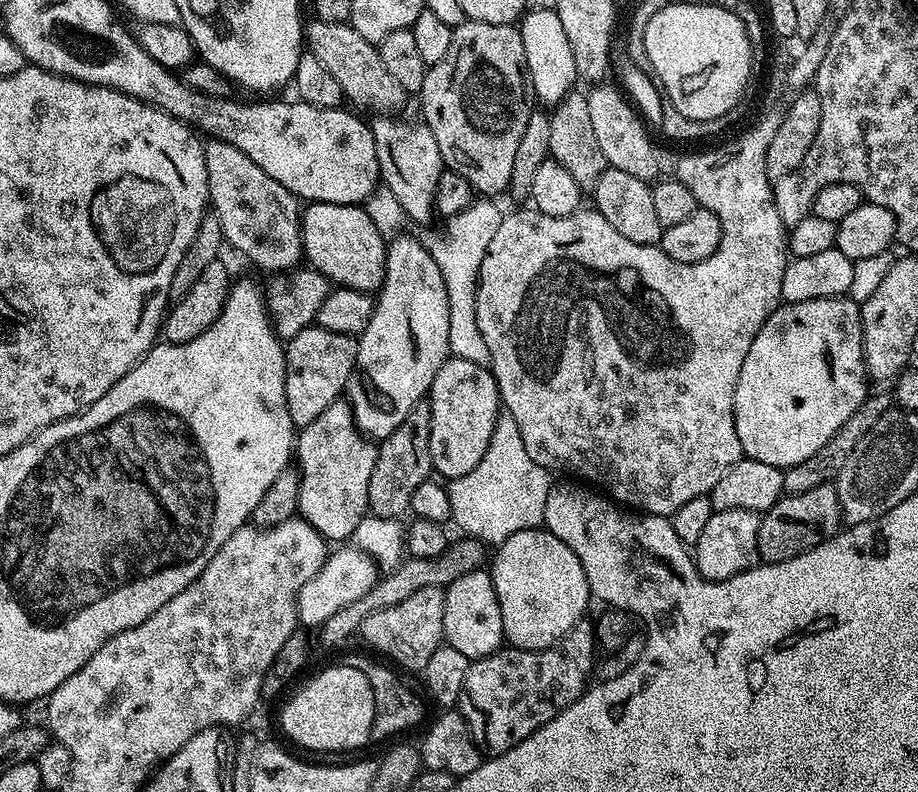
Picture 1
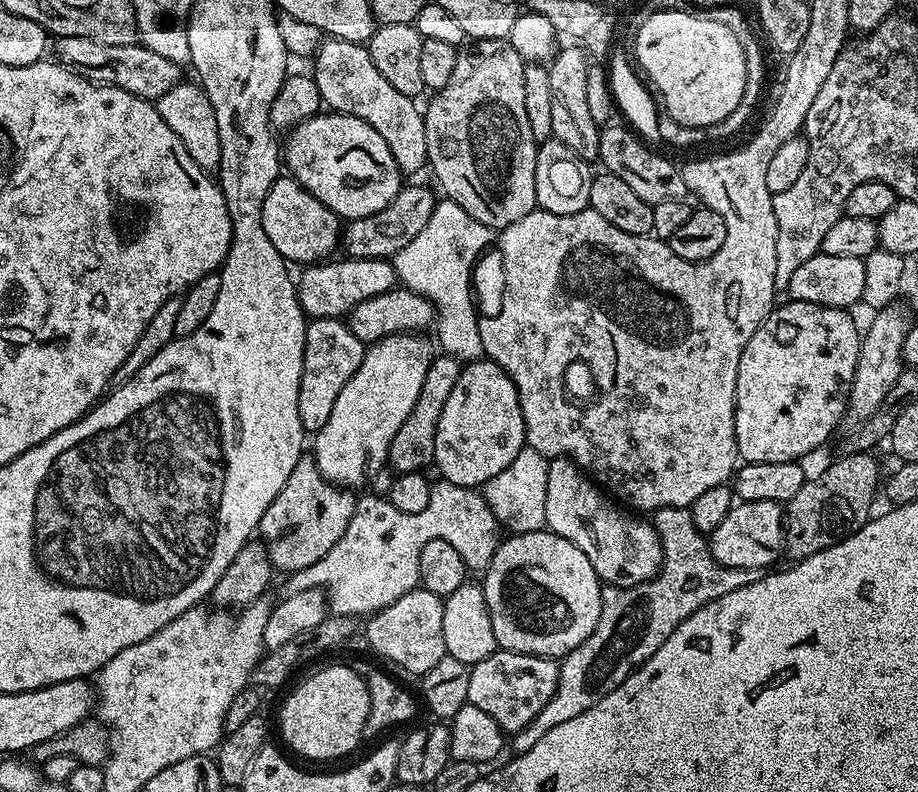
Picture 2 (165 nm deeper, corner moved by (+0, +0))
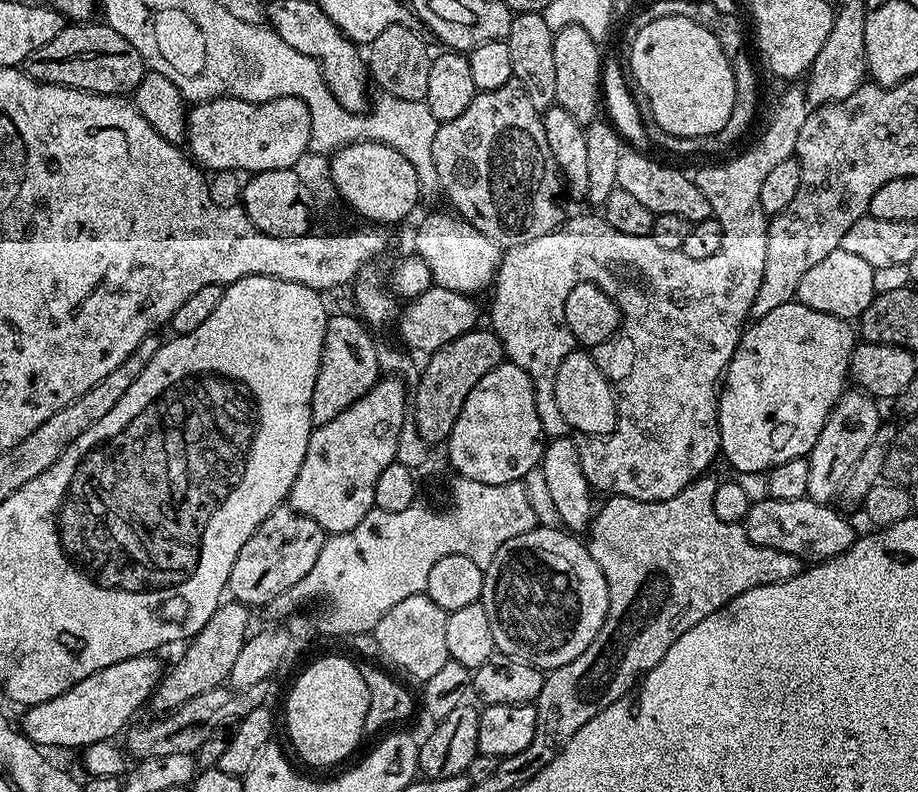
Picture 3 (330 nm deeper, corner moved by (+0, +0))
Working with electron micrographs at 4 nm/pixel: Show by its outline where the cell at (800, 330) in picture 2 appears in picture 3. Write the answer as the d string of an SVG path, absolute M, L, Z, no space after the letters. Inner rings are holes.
M799 302L778 306L776 309L770 310L770 314L766 314L766 318L752 320L745 327L743 334L740 336L738 346L730 358L728 370L724 374L722 387L718 392L718 403L720 406L720 451L723 459L728 459L728 464L732 467L732 470L736 472L767 473L775 468L777 464L790 462L799 456L807 457L808 453L812 451L812 447L818 442L818 434L822 434L822 426L826 426L826 418L830 418L834 406L846 391L846 385L850 380L852 351L855 350L857 343L857 333L849 321L839 320L837 316L831 316L830 314L822 314L818 310L810 310L810 306Z

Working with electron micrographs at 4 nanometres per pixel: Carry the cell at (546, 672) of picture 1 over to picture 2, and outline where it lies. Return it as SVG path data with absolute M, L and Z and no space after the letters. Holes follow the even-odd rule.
M497 650L490 654L490 658L482 658L482 662L471 665L468 673L468 703L478 706L478 710L483 710L485 714L490 714L490 718L498 722L505 734L515 734L530 726L530 722L538 718L542 706L552 700L554 690L558 686L560 665L555 659L547 656Z

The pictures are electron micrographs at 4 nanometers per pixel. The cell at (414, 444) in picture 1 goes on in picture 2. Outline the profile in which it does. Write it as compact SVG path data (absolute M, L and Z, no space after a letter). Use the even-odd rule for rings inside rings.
M440 354L433 359L430 370L426 370L426 378L422 381L422 391L418 393L418 402L414 402L414 410L410 410L406 422L402 422L398 434L394 434L394 442L390 442L388 447L387 467L393 468L393 473L424 472L427 469L427 464L429 467L433 463L434 434L438 434L438 418L442 418L442 409L446 406L446 398L450 398L450 390L454 390L454 382L458 382L461 367L461 361L456 360L453 356Z

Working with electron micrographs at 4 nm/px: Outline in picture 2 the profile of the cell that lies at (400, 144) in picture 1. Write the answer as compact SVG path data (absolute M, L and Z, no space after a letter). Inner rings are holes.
M335 38L325 39L316 49L314 63L316 63L316 69L311 69L310 75L316 81L321 101L331 111L345 112L347 116L357 116L362 118L362 122L374 126L374 130L378 130L378 134L382 134L383 140L390 146L390 154L394 154L394 162L400 167L401 173L425 171L428 162L428 147L421 105L416 105L417 101L413 97L394 90L394 86L390 86L390 82L382 78L382 73L379 72L378 66L374 66L374 61L370 59L365 45Z

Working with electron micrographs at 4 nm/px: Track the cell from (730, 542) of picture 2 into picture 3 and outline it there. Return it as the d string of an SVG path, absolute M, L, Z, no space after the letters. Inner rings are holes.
M758 500L753 503L748 517L745 518L742 525L747 532L752 544L758 546L766 546L770 550L778 550L786 554L794 554L799 556L804 562L819 562L821 560L829 560L835 556L841 556L846 550L850 550L850 546L858 539L858 532L852 529L852 524L840 512L832 509L831 503L819 504L816 500Z

